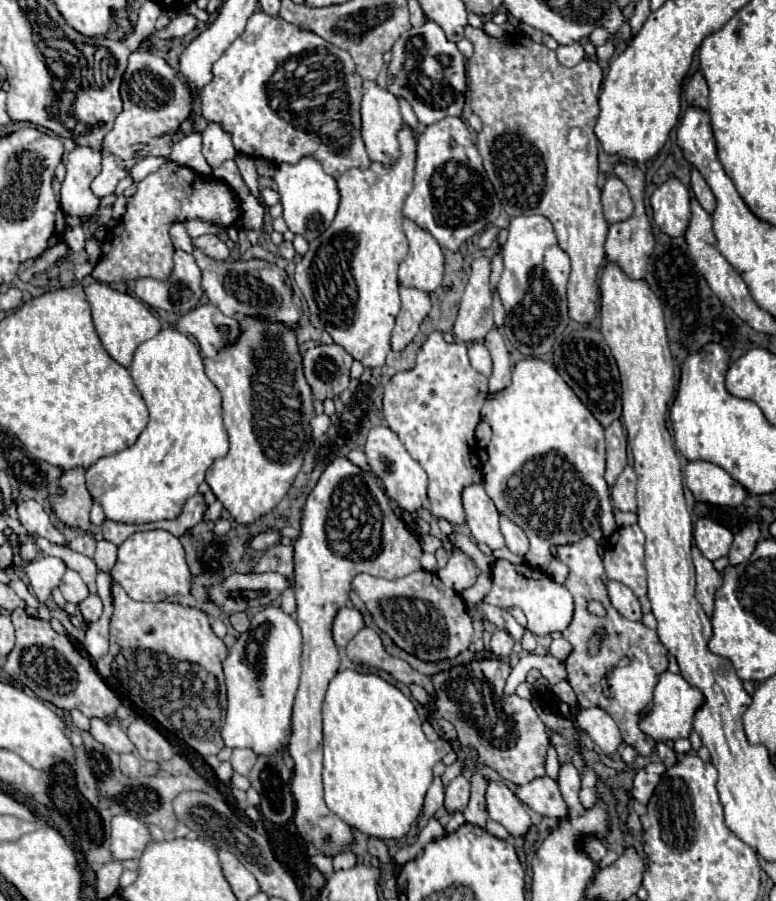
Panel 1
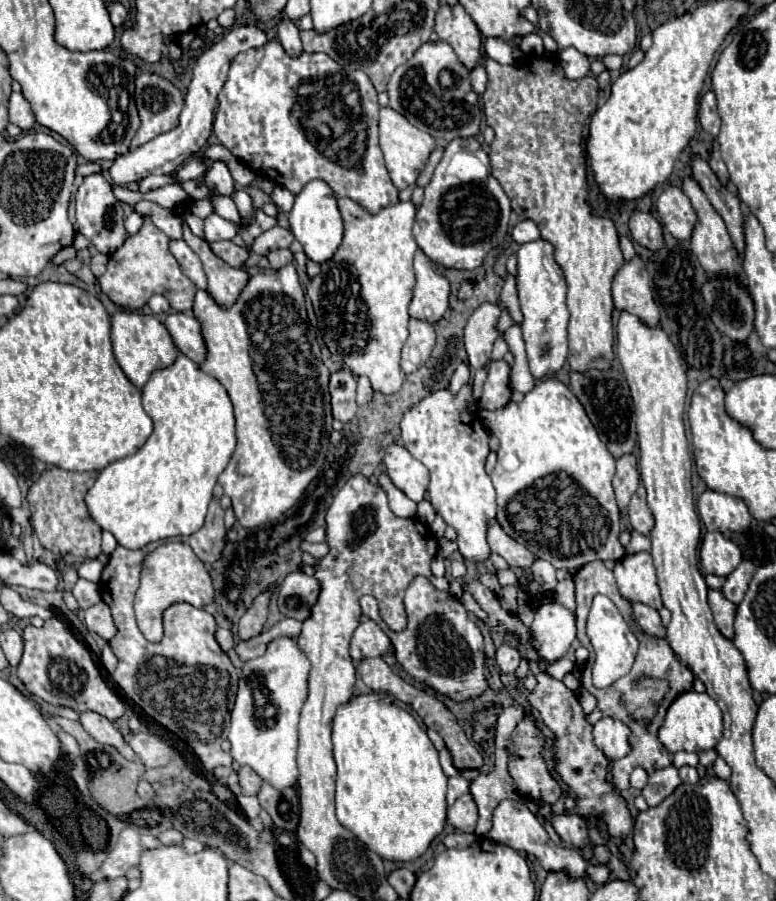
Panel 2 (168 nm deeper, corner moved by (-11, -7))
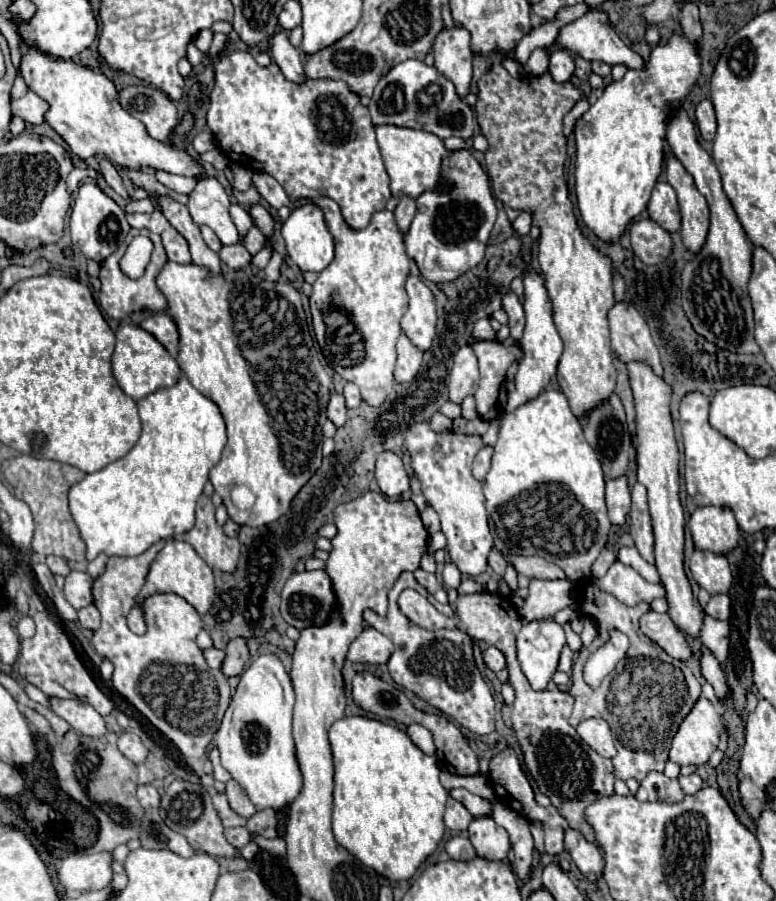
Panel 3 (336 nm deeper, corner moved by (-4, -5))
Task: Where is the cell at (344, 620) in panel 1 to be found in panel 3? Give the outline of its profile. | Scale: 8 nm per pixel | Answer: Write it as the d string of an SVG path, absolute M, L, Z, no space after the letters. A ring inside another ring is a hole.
M364 628L348 648L348 660L360 664L384 664L394 652L394 644L374 628Z

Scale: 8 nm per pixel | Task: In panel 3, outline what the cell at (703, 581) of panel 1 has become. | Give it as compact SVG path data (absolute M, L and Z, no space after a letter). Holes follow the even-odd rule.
M704 614L702 644L724 664L728 656L728 644L730 644L730 622Z

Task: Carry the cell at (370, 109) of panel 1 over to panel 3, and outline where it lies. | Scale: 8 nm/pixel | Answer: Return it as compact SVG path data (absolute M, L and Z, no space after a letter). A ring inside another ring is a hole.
M378 124L376 136L378 136L378 146L382 150L386 172L390 176L392 196L410 194L412 198L416 198L418 194L422 194L422 190L440 186L440 182L438 182L440 164L442 164L442 158L450 154L444 148L440 138L434 138L434 134L424 132L424 130L400 128L400 126L392 126L392 124Z

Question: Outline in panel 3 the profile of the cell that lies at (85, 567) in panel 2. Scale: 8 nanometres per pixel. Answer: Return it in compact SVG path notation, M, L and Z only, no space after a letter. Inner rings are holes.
M184 374L172 388L160 388L138 400L138 412L142 436L136 446L124 458L88 474L70 488L70 512L84 538L88 561L100 552L108 556L138 556L160 538L188 532L194 526L196 500L208 482L208 472L218 464L222 448L226 446L226 424L220 408L200 394Z

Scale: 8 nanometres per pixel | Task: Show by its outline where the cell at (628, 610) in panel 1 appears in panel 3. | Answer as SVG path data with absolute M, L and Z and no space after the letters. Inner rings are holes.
M652 610L646 612L640 618L640 630L676 660L686 660L692 654L684 634L672 624L668 614L658 614Z

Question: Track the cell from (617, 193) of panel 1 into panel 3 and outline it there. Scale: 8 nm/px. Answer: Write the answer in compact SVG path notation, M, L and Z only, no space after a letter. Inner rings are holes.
M640 218L630 224L630 244L634 254L644 264L658 264L668 258L672 240L670 234L650 218Z

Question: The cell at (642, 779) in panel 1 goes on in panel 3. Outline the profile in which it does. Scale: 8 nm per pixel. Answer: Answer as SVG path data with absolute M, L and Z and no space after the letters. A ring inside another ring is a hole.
M650 772L642 782L636 792L636 798L640 802L656 802L656 800L666 800L666 802L678 802L684 798L682 788L678 786L676 778L668 778L662 772Z

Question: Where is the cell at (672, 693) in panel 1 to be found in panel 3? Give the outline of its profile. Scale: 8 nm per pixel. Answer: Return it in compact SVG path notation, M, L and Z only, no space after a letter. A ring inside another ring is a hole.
M700 696L672 738L670 760L680 766L706 764L710 754L718 748L722 730L722 716L710 700Z

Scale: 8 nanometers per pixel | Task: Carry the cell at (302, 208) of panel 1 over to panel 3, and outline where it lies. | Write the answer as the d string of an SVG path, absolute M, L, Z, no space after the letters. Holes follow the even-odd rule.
M302 204L292 210L288 220L282 222L282 236L286 240L288 256L302 272L322 272L334 258L334 238L330 234L330 228L326 224L324 212L318 204Z

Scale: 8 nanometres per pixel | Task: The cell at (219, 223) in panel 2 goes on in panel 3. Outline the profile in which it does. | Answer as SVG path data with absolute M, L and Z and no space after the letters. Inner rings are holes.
M200 226L200 232L202 232L202 238L204 238L204 242L214 250L214 252L218 252L220 248L222 248L222 244L220 244L220 240L218 240L218 236L214 234L214 230L210 230L208 226Z

